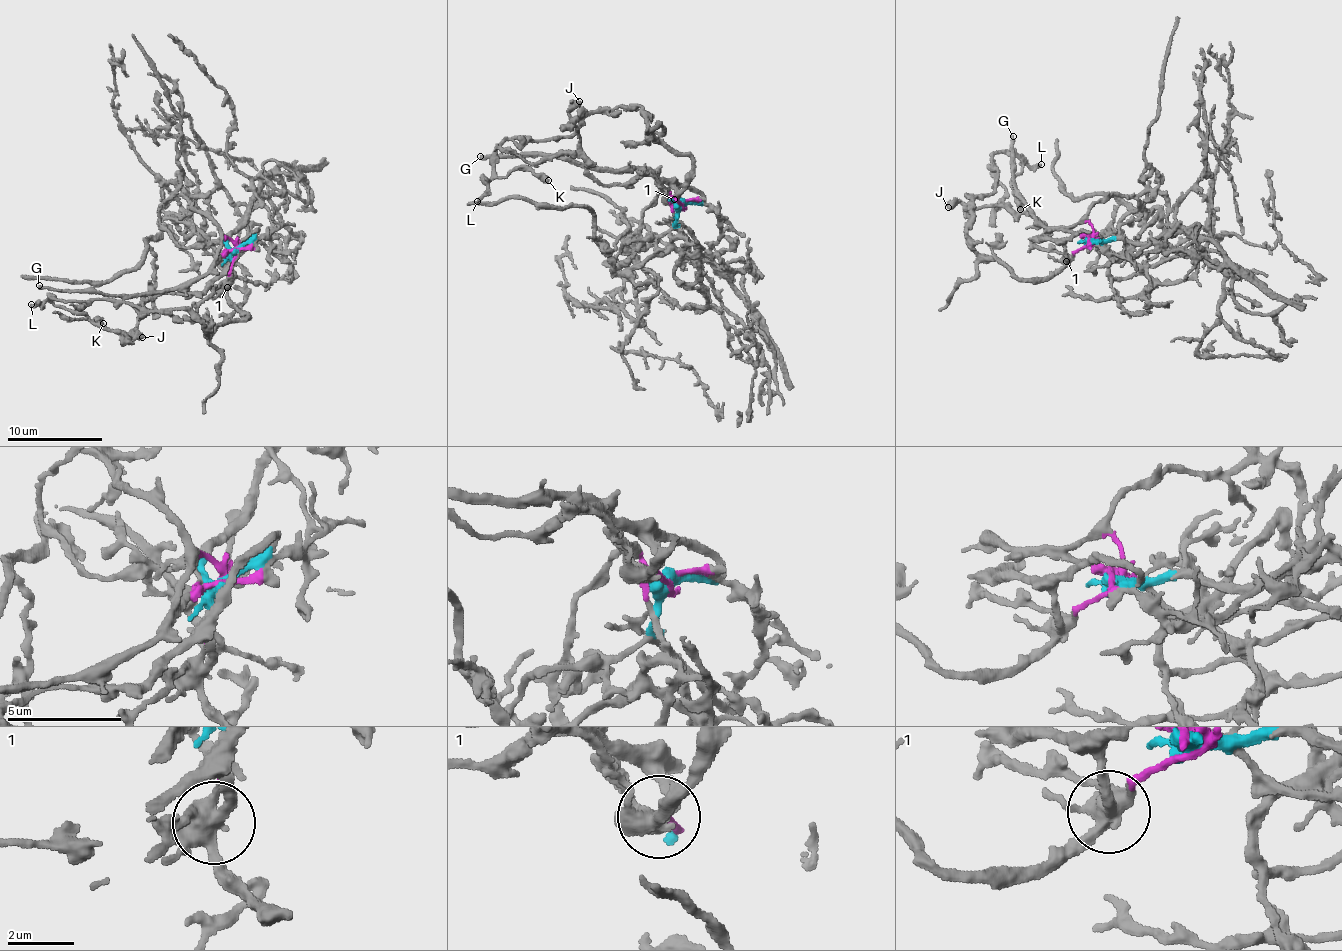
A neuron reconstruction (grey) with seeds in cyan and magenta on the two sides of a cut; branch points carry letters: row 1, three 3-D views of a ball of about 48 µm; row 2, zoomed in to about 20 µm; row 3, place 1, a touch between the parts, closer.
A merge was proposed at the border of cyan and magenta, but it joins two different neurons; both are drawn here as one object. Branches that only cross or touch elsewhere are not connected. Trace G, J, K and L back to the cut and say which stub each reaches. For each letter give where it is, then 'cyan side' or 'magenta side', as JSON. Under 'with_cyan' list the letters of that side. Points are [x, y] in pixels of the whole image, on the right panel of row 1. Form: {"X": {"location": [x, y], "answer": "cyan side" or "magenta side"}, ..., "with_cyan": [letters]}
{"G": {"location": [1013, 136], "answer": "magenta side"}, "J": {"location": [948, 207], "answer": "cyan side"}, "K": {"location": [1020, 209], "answer": "cyan side"}, "L": {"location": [1041, 164], "answer": "cyan side"}, "with_cyan": ["J", "K", "L"]}

